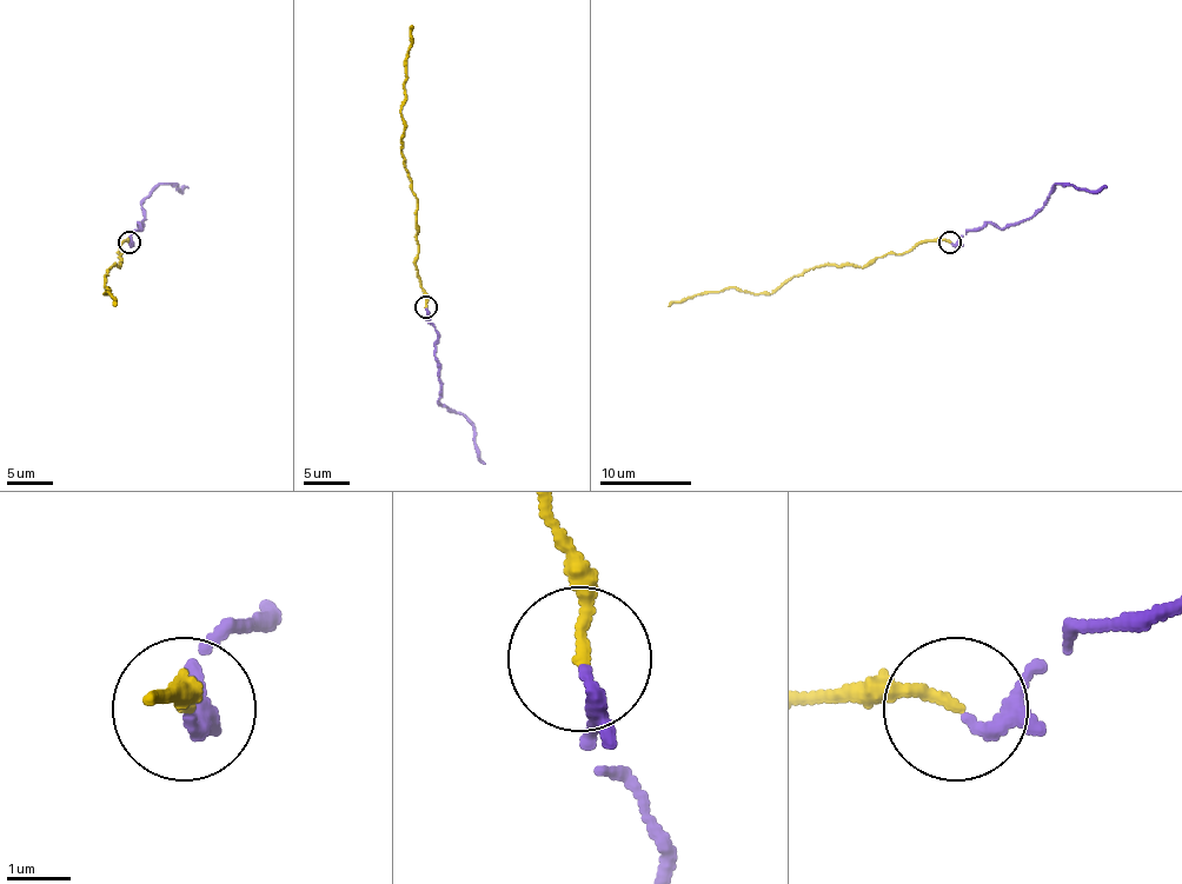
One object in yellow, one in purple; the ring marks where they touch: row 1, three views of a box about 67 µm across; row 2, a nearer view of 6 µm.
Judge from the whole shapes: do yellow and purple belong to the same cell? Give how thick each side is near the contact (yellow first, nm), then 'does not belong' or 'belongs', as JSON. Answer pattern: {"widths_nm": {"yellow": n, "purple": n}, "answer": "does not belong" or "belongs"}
{"widths_nm": {"yellow": 180, "purple": 160}, "answer": "belongs"}

